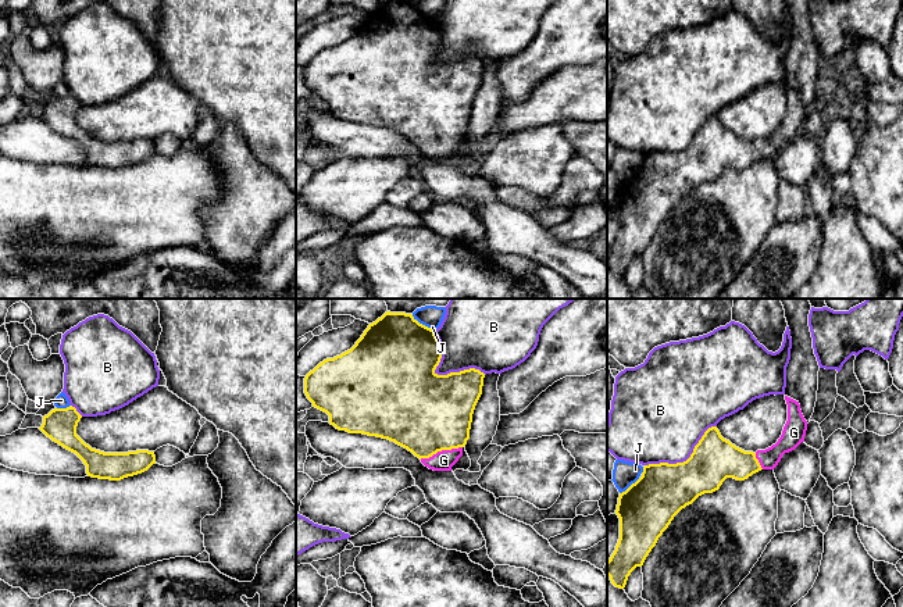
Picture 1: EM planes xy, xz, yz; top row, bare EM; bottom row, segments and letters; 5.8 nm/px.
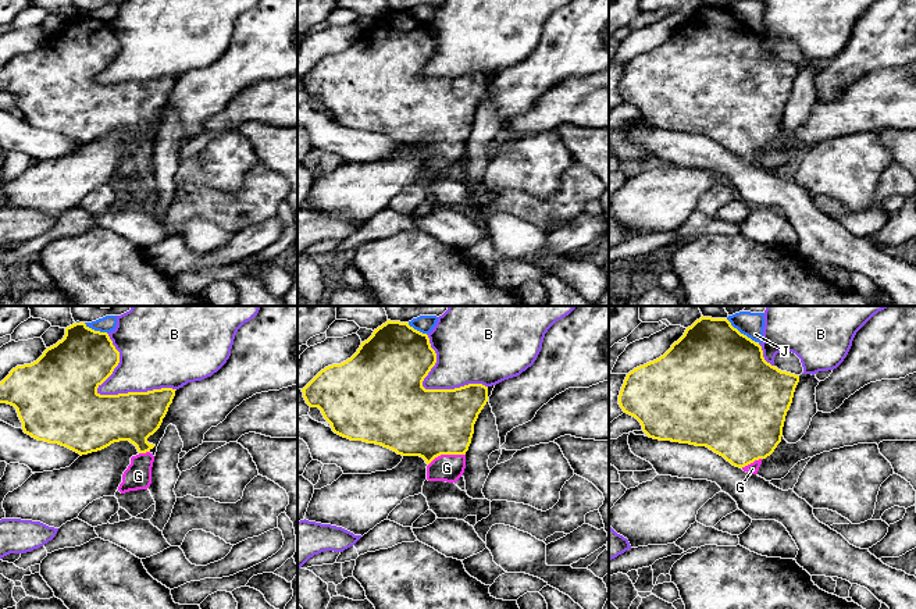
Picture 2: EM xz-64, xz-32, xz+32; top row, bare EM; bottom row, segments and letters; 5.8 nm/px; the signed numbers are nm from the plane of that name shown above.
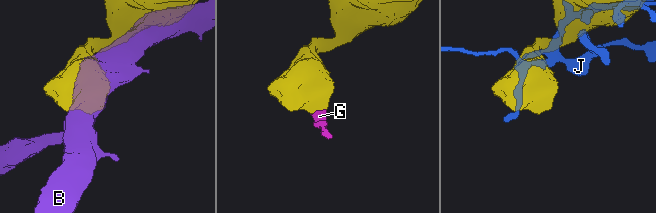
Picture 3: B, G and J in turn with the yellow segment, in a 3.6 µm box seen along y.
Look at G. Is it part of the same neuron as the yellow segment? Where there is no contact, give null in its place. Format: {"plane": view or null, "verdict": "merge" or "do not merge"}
{"plane": "xz", "verdict": "merge"}

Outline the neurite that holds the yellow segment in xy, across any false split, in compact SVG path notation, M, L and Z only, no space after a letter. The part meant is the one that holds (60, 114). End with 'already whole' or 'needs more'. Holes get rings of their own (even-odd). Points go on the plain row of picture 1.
M72 94L54 97L43 106L39 118L53 131L75 142L86 154L88 165L121 169L142 163L156 153L154 140L149 139L104 142L92 138L76 124L81 107L82 104Z; already whole

